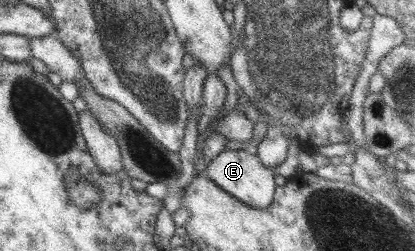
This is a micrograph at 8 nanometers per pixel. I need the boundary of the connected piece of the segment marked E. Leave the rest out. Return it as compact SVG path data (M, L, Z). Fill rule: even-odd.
M294 137L288 146L286 159L274 171L262 166L254 155L247 154L245 151L223 150L223 152L220 152L208 162L203 171L203 176L207 177L215 186L218 186L226 194L230 194L231 198L238 200L241 204L255 210L265 210L270 205L276 188L274 177L278 174L278 176L288 179L295 175L297 170L295 167L299 164L296 159L297 148L301 149L301 152L306 151L301 146L301 142L298 142Z

